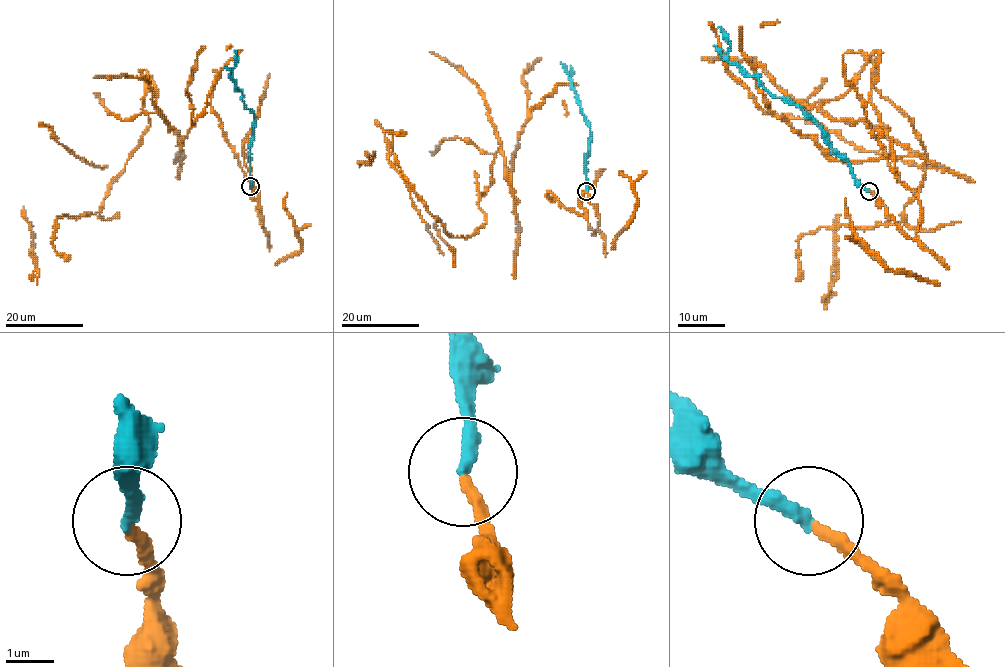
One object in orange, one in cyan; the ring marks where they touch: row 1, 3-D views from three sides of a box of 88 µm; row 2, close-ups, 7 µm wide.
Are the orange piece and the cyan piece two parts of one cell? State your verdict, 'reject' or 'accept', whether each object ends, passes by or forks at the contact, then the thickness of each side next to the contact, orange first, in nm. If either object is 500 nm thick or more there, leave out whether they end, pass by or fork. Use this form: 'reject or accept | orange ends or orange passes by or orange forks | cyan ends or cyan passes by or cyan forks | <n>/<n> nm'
accept | orange ends | cyan ends | 240/300 nm

